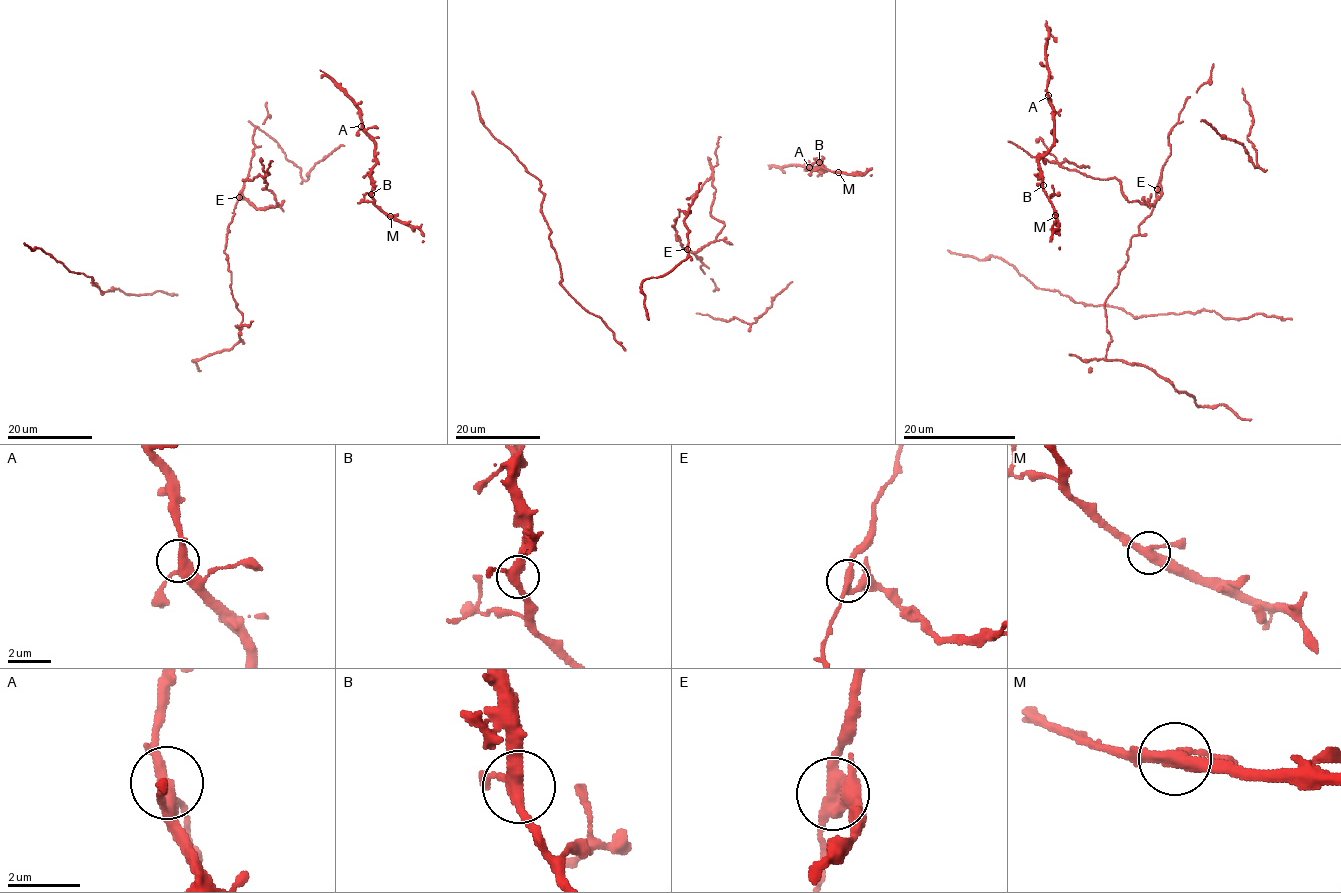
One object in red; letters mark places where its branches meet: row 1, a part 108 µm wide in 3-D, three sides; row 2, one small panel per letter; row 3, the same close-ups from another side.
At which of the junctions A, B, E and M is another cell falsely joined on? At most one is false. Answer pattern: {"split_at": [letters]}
{"split_at": ["E"]}

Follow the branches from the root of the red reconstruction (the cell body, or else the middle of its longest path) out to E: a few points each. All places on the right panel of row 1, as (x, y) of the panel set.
E: (1109, 330), (1106, 298), (1117, 285), (1130, 240), (1152, 211), (1158, 190)

